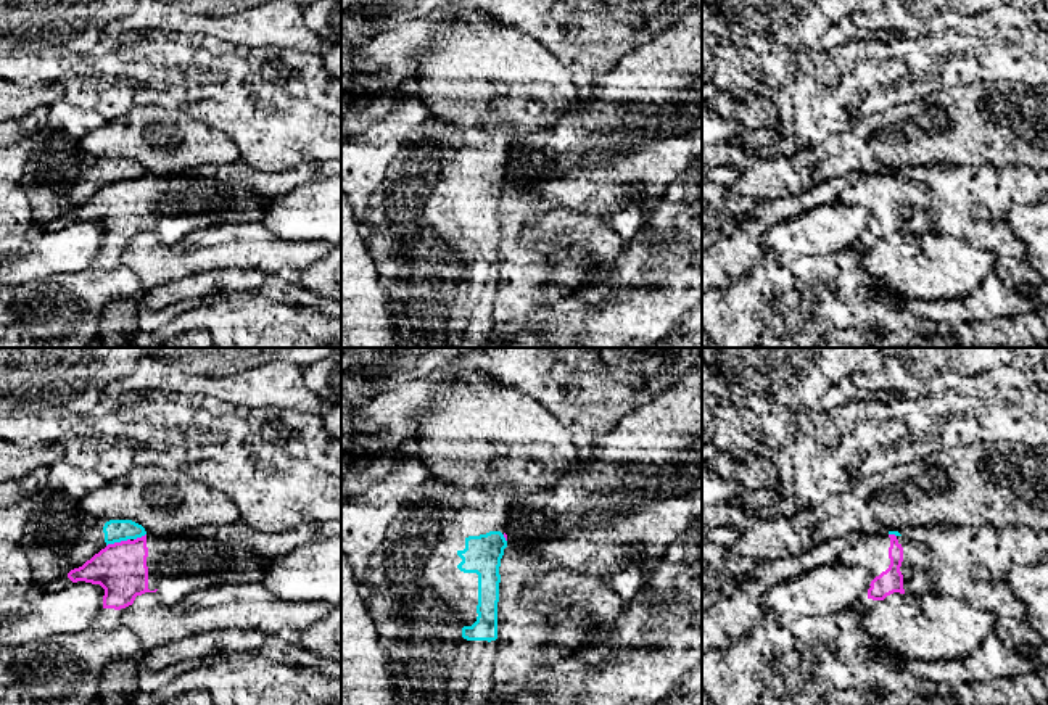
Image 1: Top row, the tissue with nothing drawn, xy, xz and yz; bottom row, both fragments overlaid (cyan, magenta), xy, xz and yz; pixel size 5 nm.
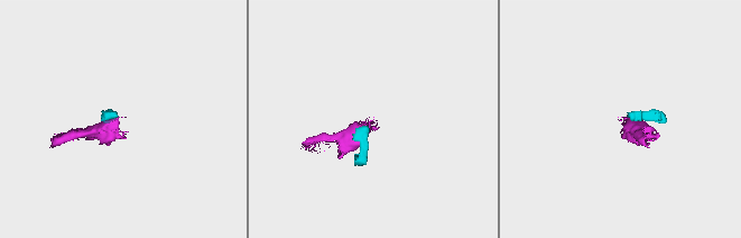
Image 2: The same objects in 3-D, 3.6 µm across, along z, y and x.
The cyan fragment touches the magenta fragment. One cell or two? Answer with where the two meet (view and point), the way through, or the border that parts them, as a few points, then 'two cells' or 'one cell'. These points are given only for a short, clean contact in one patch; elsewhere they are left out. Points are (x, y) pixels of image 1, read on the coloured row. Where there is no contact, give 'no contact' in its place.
contact xy (118, 541); border xy (129, 538), (107, 546); two cells

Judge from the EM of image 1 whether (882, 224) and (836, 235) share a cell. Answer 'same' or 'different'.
different

